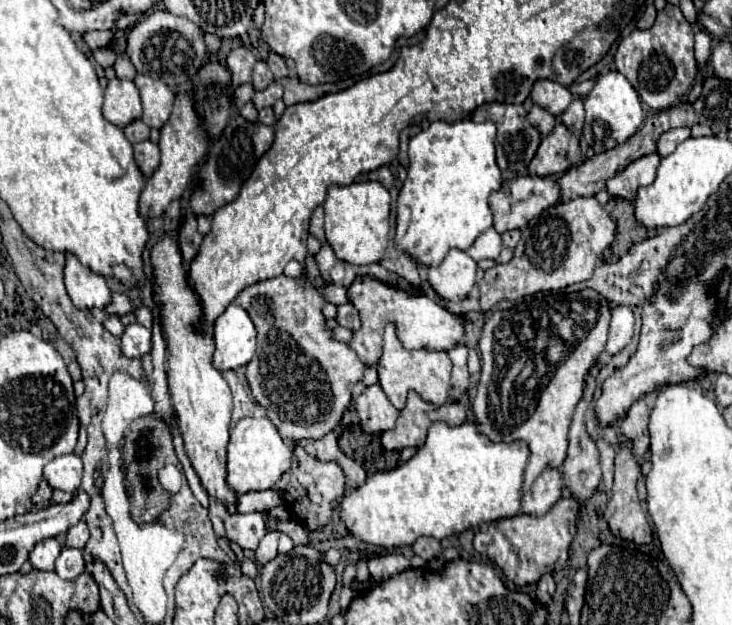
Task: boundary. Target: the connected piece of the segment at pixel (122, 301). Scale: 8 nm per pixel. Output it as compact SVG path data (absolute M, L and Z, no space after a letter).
M114 292L112 294L112 302L106 306L106 312L108 314L114 314L114 316L124 316L124 314L130 314L132 310L132 304L130 304L130 298L122 292Z

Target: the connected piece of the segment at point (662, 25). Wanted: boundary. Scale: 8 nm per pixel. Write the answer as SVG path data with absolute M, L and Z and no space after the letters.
M668 4L664 10L658 12L652 28L634 30L620 40L614 62L618 66L618 72L628 78L628 82L636 88L638 96L650 108L670 108L686 92L690 92L692 82L698 74L698 66L694 60L694 30L690 22L682 16L680 8Z

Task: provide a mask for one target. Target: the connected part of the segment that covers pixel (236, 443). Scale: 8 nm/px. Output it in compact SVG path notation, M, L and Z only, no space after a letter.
M266 416L242 418L230 430L226 482L236 494L274 488L278 484L280 476L290 468L290 464L292 464L292 446L286 446L282 442L276 426Z

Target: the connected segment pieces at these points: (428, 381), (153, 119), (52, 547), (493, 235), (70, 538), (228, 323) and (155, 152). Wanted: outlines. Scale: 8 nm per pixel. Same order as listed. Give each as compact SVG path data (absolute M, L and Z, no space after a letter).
M388 324L384 330L384 352L378 362L378 376L380 386L388 400L402 410L406 404L408 390L414 390L420 394L422 400L432 402L436 406L448 402L448 388L450 388L450 370L452 362L446 352L434 352L434 350L404 350L400 340L396 338L394 324Z
M136 76L134 84L142 98L144 124L160 130L170 118L172 104L174 104L174 92L164 82L152 80L150 76Z
M56 538L42 540L30 552L30 562L36 570L54 570L54 560L60 554L60 550L62 550L62 546L58 544Z
M488 228L486 232L482 232L476 242L470 246L470 250L466 252L470 258L474 258L476 262L484 260L484 258L494 258L500 256L500 248L502 248L502 238L494 228Z
M78 522L76 526L72 526L66 534L66 546L68 548L84 548L88 542L88 526L84 522Z
M230 304L214 322L216 350L212 364L216 370L236 370L246 366L256 350L256 328L244 308Z
M150 140L134 144L134 160L136 160L136 164L138 164L144 178L152 176L152 172L160 164L160 148L158 148L158 144L154 144Z

